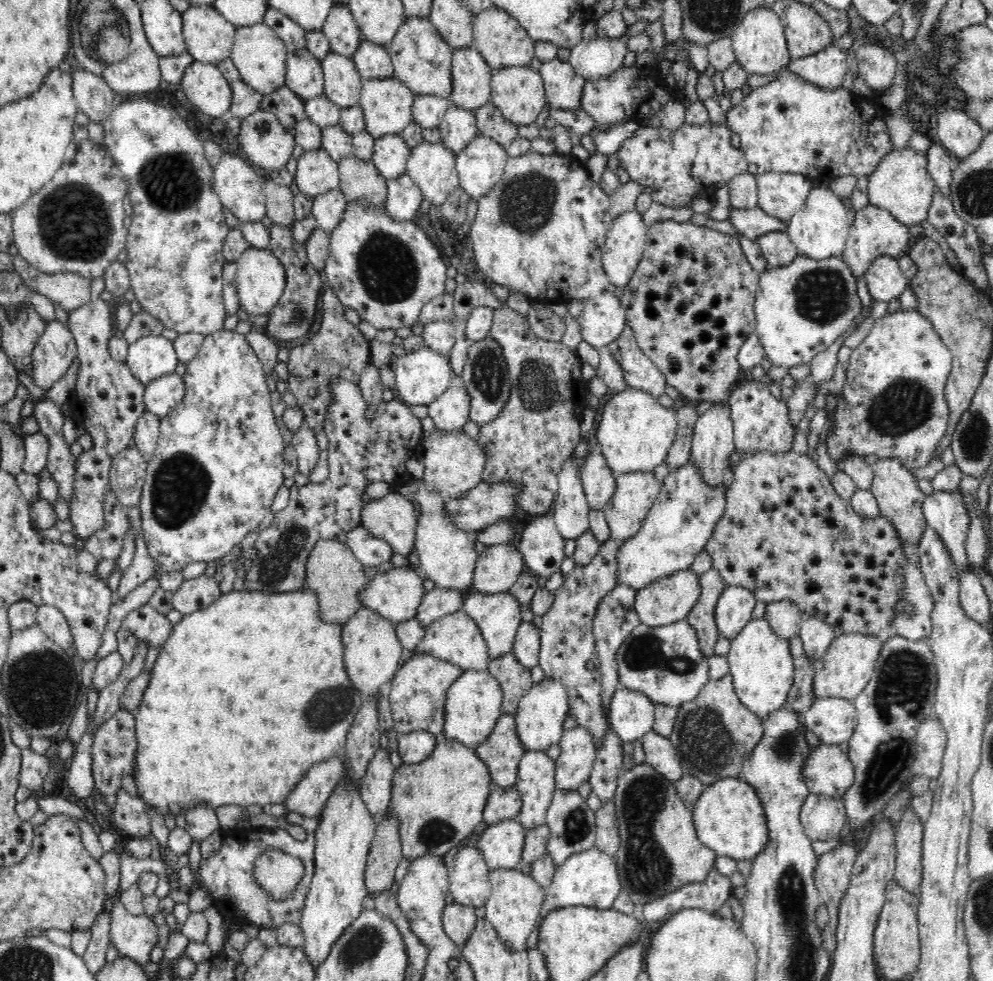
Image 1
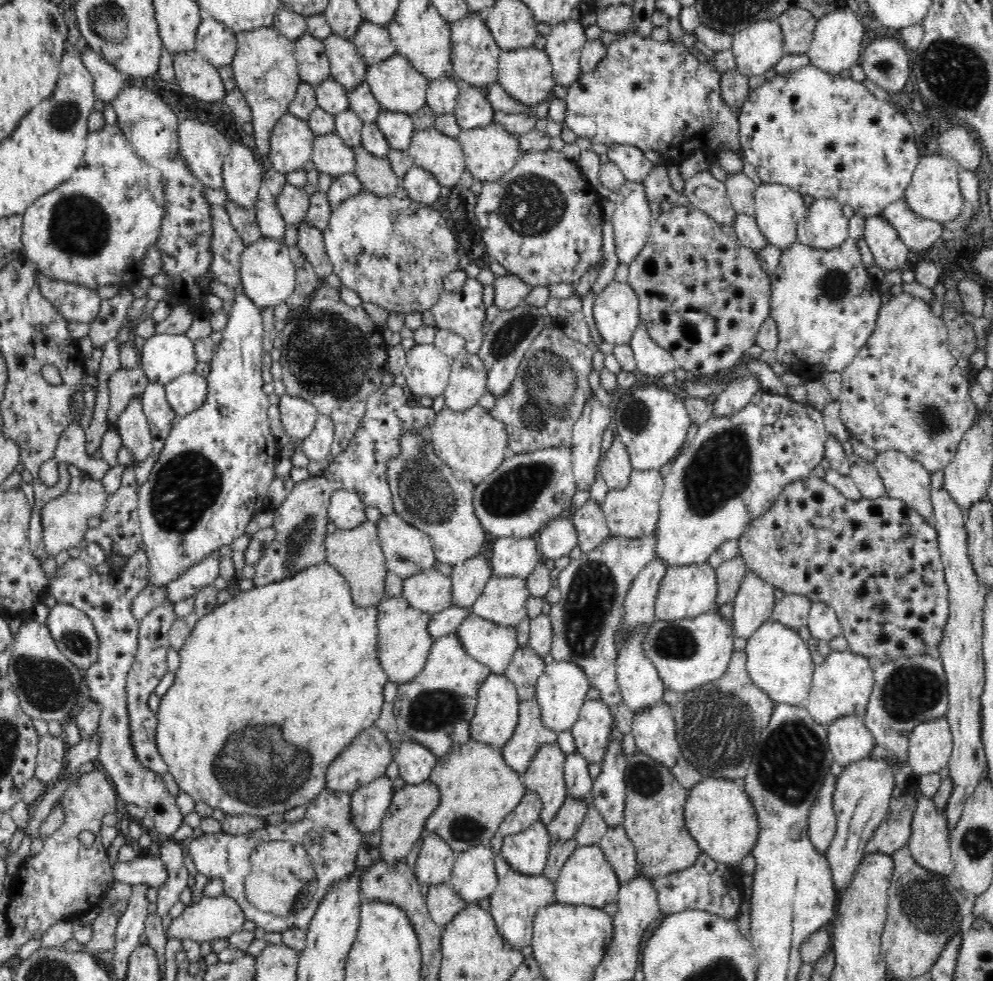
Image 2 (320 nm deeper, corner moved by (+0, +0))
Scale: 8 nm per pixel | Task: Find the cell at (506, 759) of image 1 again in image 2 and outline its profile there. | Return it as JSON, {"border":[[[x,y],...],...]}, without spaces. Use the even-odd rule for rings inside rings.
{"border":[[[536,698],[519,701],[515,730],[500,751],[506,764],[522,776],[537,750],[544,744],[556,743],[557,738],[558,733],[540,721],[540,705]]]}

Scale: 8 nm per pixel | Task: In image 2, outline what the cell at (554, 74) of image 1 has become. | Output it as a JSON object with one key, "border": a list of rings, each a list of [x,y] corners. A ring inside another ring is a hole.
{"border":[[[576,21],[559,22],[552,25],[545,36],[545,52],[548,53],[556,85],[566,88],[581,77],[581,51],[587,44],[585,29]]]}

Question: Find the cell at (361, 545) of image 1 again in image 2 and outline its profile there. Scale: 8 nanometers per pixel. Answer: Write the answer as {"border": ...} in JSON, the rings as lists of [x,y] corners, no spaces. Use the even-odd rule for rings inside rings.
{"border":[[[348,489],[335,490],[328,505],[329,521],[337,528],[352,530],[368,521],[365,510],[365,504],[356,493]]]}

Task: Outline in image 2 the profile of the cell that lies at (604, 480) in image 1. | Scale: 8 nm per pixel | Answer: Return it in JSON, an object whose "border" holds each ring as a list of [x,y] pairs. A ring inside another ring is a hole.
{"border":[[[614,438],[610,448],[599,462],[601,476],[609,490],[622,490],[628,486],[633,471],[630,455],[620,438]]]}

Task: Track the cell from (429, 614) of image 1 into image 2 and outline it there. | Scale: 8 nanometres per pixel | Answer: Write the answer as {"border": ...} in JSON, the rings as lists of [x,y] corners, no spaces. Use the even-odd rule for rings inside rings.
{"border":[[[478,555],[453,566],[452,605],[471,607],[476,598],[482,595],[488,580],[493,576],[492,565],[488,558]]]}

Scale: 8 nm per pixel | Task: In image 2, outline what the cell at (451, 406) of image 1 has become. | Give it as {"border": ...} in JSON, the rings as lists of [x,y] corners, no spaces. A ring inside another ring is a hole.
{"border":[[[466,349],[451,359],[451,376],[442,394],[446,407],[462,412],[478,405],[479,398],[487,391],[487,370],[478,353],[474,354]]]}

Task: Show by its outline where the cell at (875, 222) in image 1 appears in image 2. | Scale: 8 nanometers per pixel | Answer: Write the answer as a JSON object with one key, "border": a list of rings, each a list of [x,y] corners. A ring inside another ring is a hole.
{"border":[[[904,199],[888,204],[880,215],[890,221],[904,244],[914,252],[928,250],[941,237],[943,223],[916,215],[912,209],[908,209]]]}

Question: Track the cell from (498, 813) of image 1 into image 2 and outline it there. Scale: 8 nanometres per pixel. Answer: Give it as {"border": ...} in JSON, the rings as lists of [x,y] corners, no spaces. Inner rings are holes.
{"border":[[[527,790],[520,804],[500,822],[500,828],[497,830],[498,834],[505,837],[526,830],[529,826],[532,826],[534,822],[540,821],[541,810],[542,801],[540,797],[533,791]]]}

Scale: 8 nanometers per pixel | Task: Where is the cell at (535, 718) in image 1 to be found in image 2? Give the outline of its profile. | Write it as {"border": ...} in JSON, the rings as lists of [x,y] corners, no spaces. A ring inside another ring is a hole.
{"border":[[[553,661],[545,665],[544,674],[538,678],[535,688],[535,698],[540,705],[540,721],[558,734],[563,730],[571,730],[578,720],[581,706],[590,688],[590,679],[582,667],[568,661]]]}

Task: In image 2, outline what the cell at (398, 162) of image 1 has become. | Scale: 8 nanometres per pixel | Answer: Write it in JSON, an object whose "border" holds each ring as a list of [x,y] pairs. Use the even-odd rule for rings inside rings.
{"border":[[[382,109],[376,123],[384,137],[386,137],[390,148],[407,150],[415,131],[412,121],[411,116],[408,114]]]}

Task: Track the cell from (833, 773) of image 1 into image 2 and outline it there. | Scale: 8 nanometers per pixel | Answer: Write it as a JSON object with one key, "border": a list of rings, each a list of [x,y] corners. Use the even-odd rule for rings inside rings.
{"border":[[[885,759],[859,760],[843,767],[843,771],[836,778],[836,784],[832,804],[837,818],[837,829],[826,857],[835,888],[844,892],[865,855],[866,842],[887,817],[894,791],[894,768]]]}

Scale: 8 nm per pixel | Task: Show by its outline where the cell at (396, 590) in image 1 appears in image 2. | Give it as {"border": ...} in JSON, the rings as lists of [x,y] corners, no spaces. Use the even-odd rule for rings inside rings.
{"border":[[[430,568],[404,579],[402,596],[412,607],[426,613],[442,612],[452,606],[451,576],[444,576],[438,568]]]}

